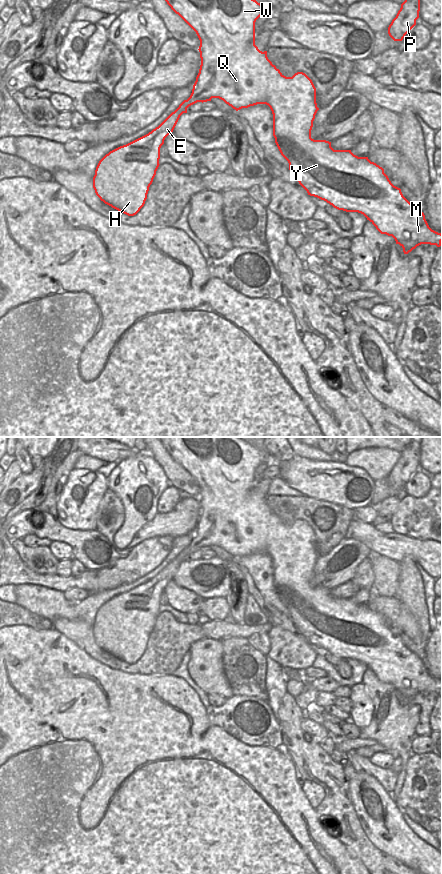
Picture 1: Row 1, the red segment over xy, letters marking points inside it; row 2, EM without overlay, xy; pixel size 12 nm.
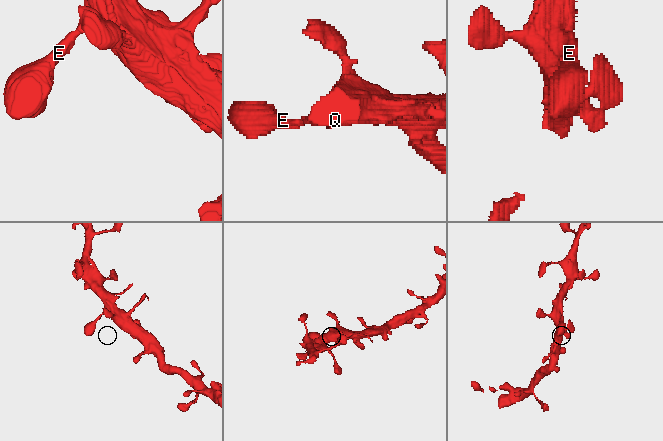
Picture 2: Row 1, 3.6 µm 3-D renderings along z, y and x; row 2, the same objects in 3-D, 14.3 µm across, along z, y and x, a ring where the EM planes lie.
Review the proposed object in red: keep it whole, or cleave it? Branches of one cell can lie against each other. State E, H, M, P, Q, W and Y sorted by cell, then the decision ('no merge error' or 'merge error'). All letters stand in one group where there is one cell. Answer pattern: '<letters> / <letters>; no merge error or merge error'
E H M P Q W Y; no merge error

